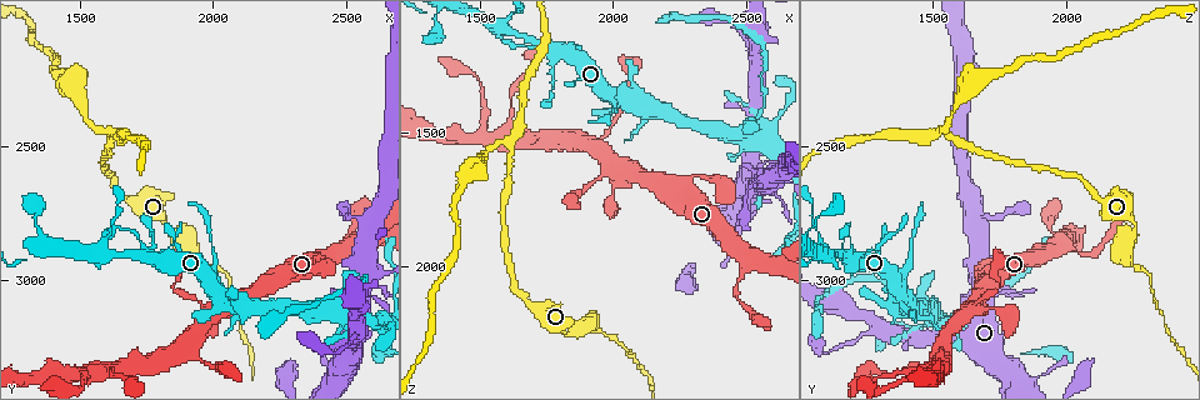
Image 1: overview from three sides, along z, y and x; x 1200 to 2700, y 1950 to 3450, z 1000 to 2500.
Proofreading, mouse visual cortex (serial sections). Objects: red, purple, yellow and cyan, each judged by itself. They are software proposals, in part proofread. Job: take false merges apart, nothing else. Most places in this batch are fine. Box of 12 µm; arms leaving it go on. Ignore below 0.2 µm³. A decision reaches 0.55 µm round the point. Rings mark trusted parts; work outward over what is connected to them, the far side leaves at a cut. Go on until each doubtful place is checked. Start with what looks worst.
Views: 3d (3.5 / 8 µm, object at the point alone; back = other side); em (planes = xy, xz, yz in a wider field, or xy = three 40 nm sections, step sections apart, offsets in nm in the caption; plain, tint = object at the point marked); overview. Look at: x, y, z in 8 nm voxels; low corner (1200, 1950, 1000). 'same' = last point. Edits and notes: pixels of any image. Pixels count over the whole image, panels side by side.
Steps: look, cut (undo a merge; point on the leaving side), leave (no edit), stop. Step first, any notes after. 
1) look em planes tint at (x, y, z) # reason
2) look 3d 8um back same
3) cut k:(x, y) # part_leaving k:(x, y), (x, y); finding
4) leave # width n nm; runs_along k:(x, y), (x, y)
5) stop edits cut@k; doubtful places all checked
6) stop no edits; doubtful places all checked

look 3d 3.5um back at (1970, 2950, 2250) # sudden change in width

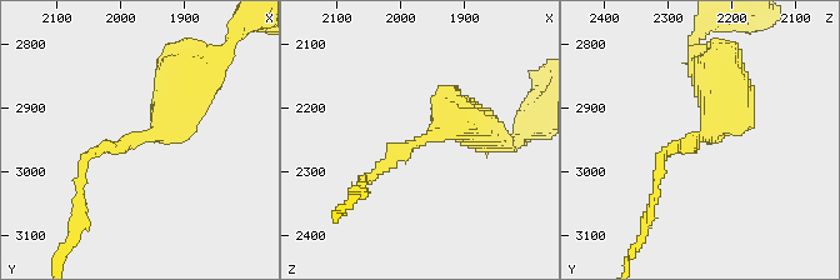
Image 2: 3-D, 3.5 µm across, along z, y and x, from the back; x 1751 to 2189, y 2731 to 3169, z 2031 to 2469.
look em xy step 3 tint at (1965, 2945, 2245)

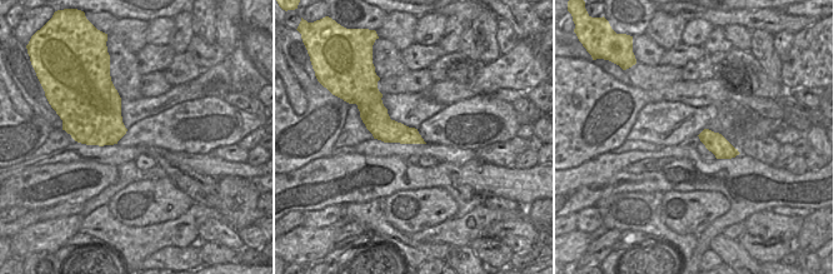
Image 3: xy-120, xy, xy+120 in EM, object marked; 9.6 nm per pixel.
leave # runs_along 2:(193, 81), (154, 135), (100, 146), (81, 165); continuous, no second cell

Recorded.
look 3d 3.5um at (2060, 3040, 2310) # narrows sharply

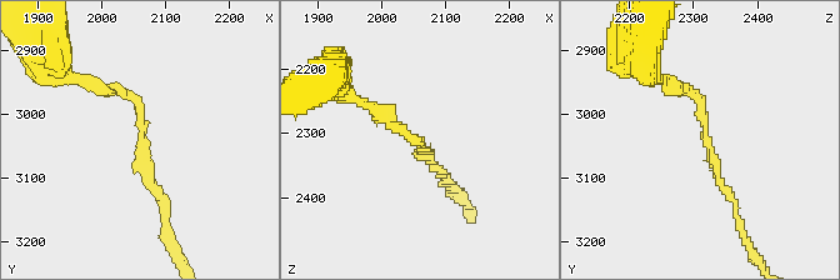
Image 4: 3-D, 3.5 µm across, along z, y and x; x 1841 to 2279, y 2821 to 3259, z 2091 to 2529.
look em xy step 1 plain at (2065, 3030, 2320) # now the EM

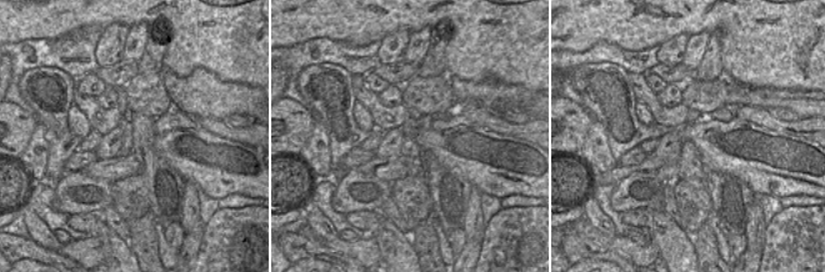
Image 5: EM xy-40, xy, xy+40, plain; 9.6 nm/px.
look em xy step 1 tint same

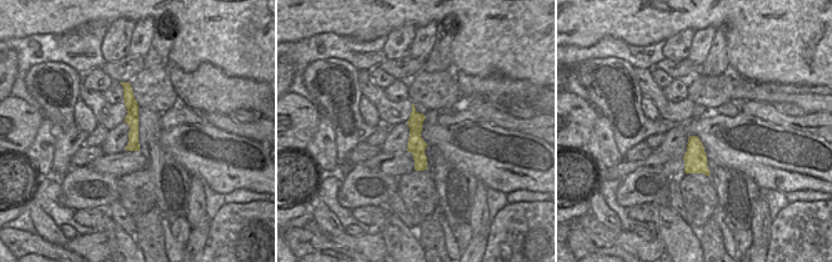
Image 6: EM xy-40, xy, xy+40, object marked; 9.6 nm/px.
leave # runs_along 4:(98, 85), (136, 100), (159, 204); continuous, no second cell

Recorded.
look 3d 3.5um at (2560, 3000, 1280) # a narrow waist

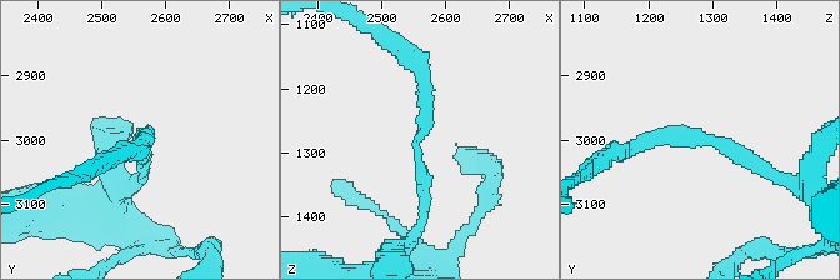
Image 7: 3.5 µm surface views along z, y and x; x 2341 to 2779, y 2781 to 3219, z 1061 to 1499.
look em xy step 1 plain at (2555, 2995, 1290) # arm_widths 150, 200 nm; need the tissue

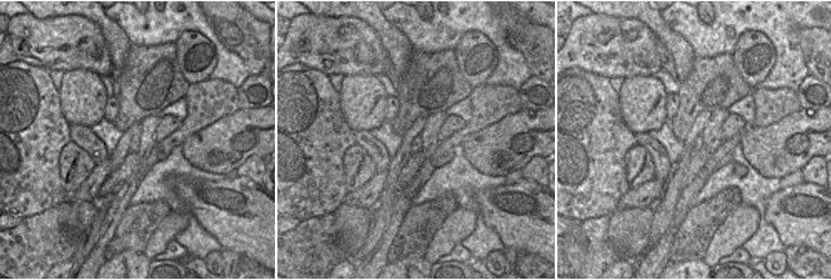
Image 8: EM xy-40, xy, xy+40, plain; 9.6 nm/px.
look em xy step 1 tint same

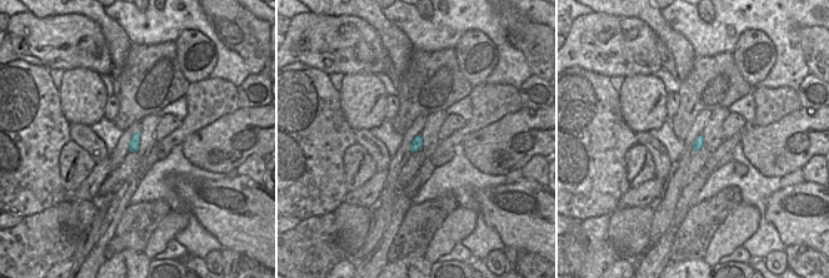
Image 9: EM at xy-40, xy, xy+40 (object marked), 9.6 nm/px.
leave # runs_along 7:(775, 176), (701, 134), (628, 149); one cell here

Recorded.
stop no edits; doubtful places all checked

